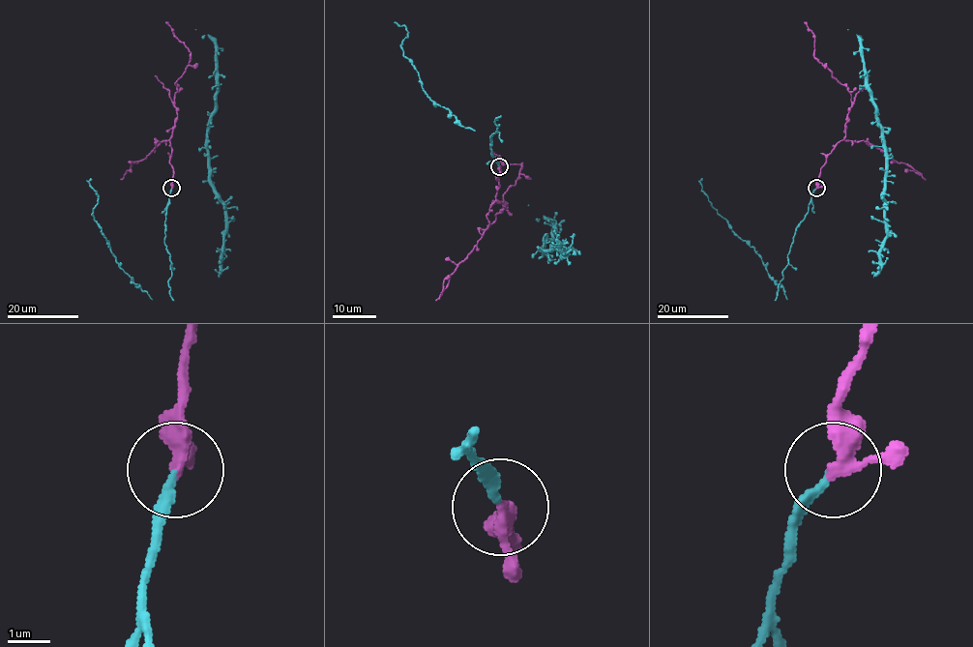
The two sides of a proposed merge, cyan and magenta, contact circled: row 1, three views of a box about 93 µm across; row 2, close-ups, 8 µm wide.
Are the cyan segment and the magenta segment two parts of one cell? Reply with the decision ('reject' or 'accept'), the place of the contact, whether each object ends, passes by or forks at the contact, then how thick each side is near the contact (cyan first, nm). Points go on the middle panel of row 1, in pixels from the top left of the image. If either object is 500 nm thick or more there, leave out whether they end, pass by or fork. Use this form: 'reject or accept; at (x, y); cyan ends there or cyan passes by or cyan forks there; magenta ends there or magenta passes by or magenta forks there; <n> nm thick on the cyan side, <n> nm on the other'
accept; at (499, 166); cyan ends there; magenta passes by; 200 nm thick on the cyan side, 280 nm on the other

